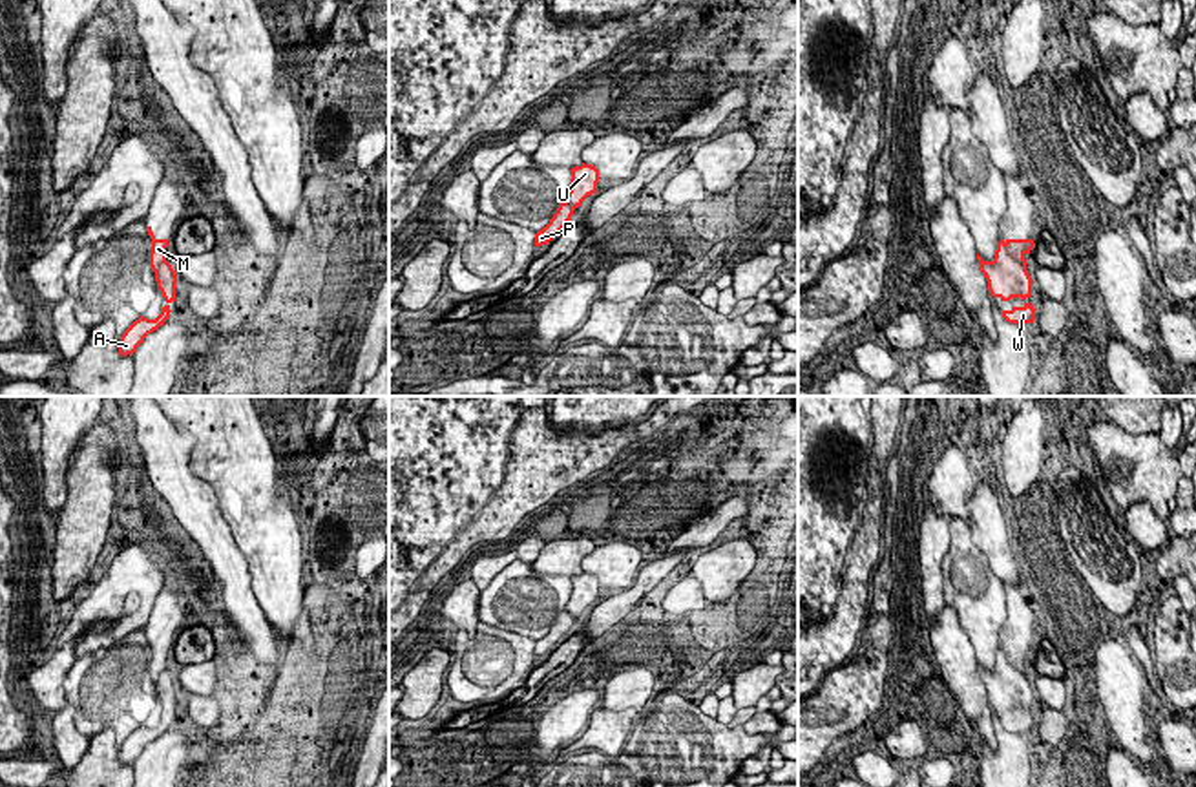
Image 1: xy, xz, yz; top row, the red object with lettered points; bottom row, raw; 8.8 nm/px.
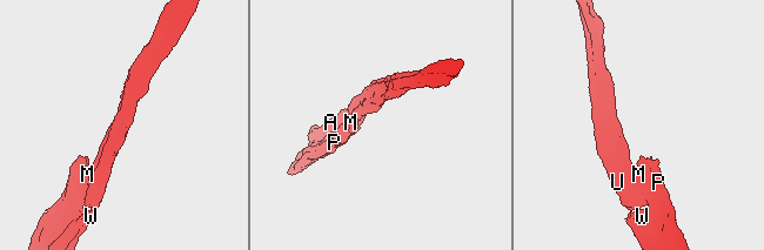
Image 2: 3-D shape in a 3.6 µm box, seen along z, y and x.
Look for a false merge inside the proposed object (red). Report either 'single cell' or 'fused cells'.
fused cells

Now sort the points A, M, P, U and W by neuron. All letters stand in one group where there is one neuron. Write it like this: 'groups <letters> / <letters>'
groups A U W / M P

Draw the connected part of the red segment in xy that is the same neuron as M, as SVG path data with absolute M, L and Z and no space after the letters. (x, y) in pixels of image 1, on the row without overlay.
M146 635L146 641L152 648L150 676L157 683L159 676L166 670L166 656L170 648L157 648L152 635Z

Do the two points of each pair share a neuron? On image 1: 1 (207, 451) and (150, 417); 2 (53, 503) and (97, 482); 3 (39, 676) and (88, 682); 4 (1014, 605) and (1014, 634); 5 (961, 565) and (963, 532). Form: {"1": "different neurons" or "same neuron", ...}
{"1": "different neurons", "2": "different neurons", "3": "different neurons", "4": "same neuron", "5": "same neuron"}

